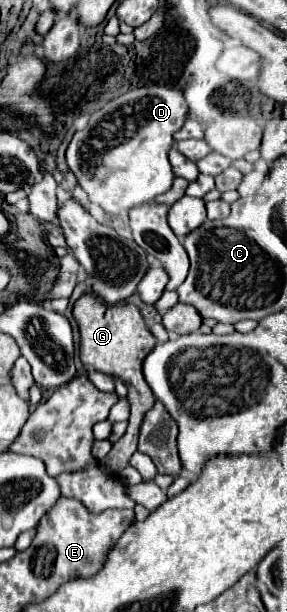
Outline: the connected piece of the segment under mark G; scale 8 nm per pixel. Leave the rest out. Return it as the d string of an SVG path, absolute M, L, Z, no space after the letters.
M82 295L74 305L74 317L76 317L78 327L80 327L80 359L82 359L82 363L100 371L100 373L122 379L128 387L128 401L130 401L128 429L112 445L112 451L106 455L106 459L102 463L106 467L104 469L106 473L116 475L118 471L122 471L128 465L132 453L136 451L138 431L140 431L142 419L144 419L146 411L156 401L156 397L152 397L152 389L148 389L148 383L142 375L142 363L144 363L146 355L154 349L156 337L148 331L140 309L136 305L130 305L130 303L126 303L126 305L120 303L120 305L108 307L94 295Z

